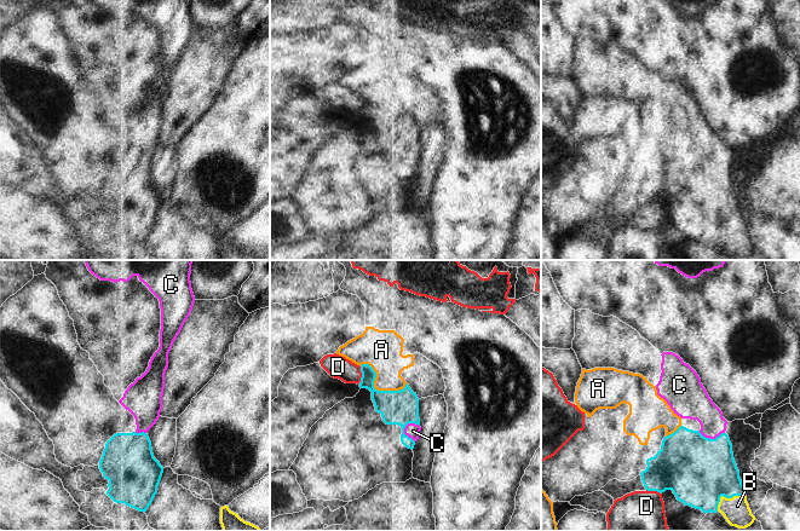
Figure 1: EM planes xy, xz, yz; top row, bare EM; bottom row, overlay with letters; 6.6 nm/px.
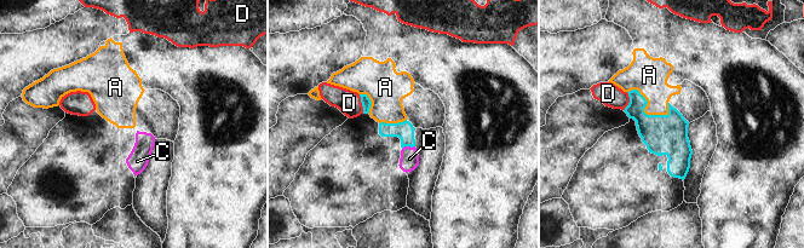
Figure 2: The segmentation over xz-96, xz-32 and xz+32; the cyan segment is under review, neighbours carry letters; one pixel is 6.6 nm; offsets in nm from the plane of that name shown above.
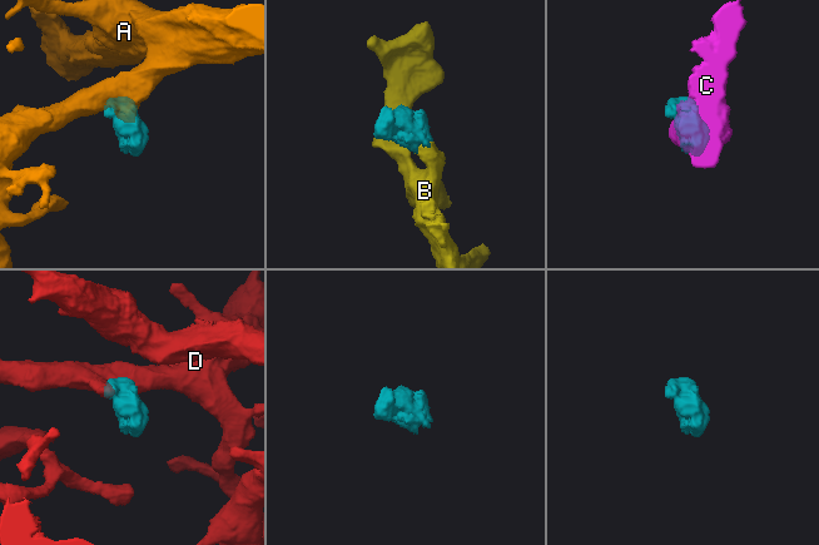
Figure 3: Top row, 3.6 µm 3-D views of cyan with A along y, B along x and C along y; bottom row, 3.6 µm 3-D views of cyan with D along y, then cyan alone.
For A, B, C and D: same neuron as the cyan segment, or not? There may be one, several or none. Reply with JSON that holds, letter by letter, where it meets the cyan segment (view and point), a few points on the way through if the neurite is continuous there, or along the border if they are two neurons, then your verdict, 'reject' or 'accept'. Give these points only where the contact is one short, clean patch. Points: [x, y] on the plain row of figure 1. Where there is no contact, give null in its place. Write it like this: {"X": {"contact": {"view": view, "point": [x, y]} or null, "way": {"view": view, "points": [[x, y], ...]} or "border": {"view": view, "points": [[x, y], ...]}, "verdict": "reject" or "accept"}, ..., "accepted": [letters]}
{"A": {"contact": {"view": "xz", "point": [374, 116]}, "verdict": "reject"}, "B": {"contact": {"view": "yz", "point": [725, 225]}, "way": {"view": "yz", "points": [[698, 200], [725, 225], [736, 240]]}, "verdict": "accept"}, "C": {"contact": {"view": "xz", "point": [403, 162]}, "verdict": "accept"}, "D": {"contact": {"view": "xz", "point": [362, 104]}, "verdict": "reject"}, "accepted": ["B", "C"]}

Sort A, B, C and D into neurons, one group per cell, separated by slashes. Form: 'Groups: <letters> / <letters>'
Groups: A / B C / D

